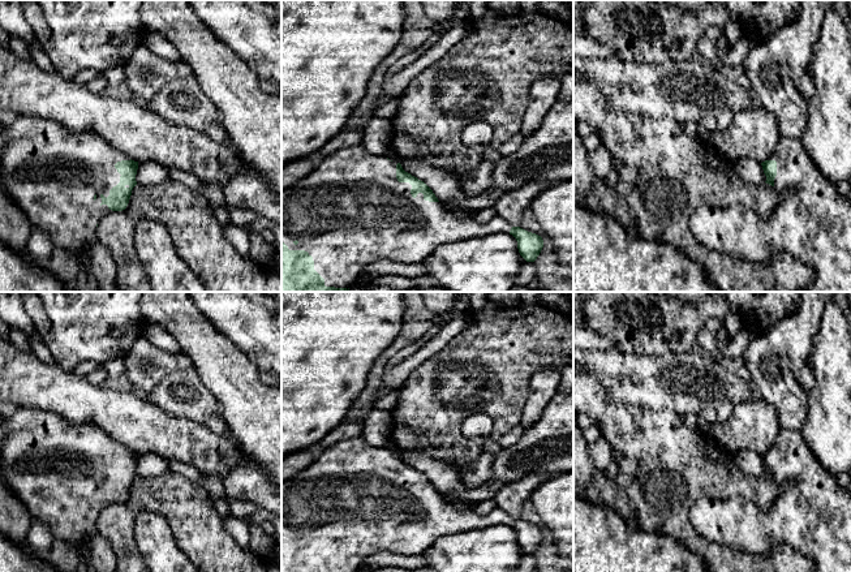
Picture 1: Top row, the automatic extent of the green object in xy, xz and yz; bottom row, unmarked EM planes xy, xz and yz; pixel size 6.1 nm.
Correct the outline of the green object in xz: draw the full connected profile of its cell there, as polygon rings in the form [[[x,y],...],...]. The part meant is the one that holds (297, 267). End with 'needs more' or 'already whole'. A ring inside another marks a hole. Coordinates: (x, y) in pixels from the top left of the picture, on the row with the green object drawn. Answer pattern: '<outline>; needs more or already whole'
[[[364,146],[340,149],[306,177],[281,189],[281,292],[348,292],[370,263],[381,259],[421,263],[440,245],[497,232],[512,235],[526,262],[534,262],[543,248],[541,236],[512,227],[498,215],[486,224],[456,218],[424,181],[405,172],[400,163],[375,156]]]; needs more

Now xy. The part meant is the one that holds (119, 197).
[[[18,116],[17,120],[0,129],[0,182],[8,197],[22,210],[27,220],[34,228],[39,228],[52,240],[55,246],[64,248],[70,251],[76,251],[83,255],[89,245],[96,238],[96,227],[100,219],[111,211],[123,211],[126,208],[132,190],[137,185],[136,175],[138,169],[138,162],[132,160],[126,154],[112,147],[99,134],[89,130],[73,133],[64,128],[61,124],[56,124],[48,119]]]; needs more

